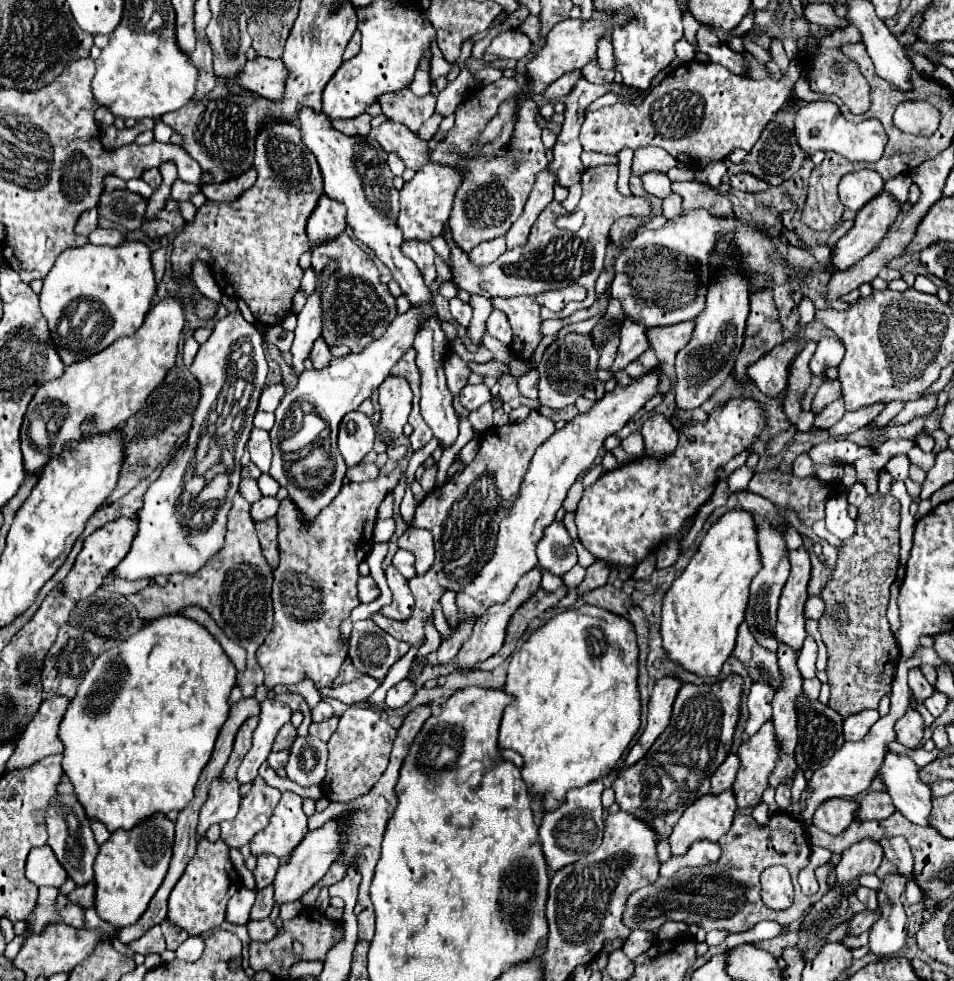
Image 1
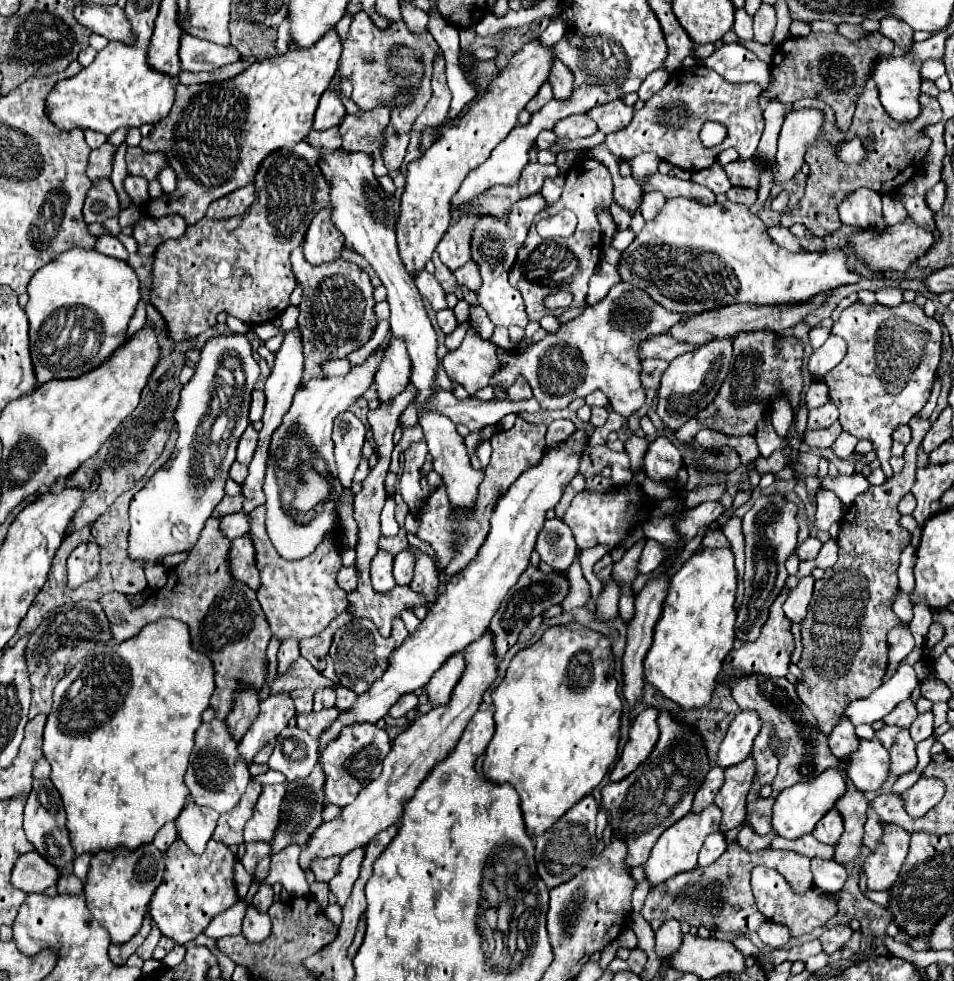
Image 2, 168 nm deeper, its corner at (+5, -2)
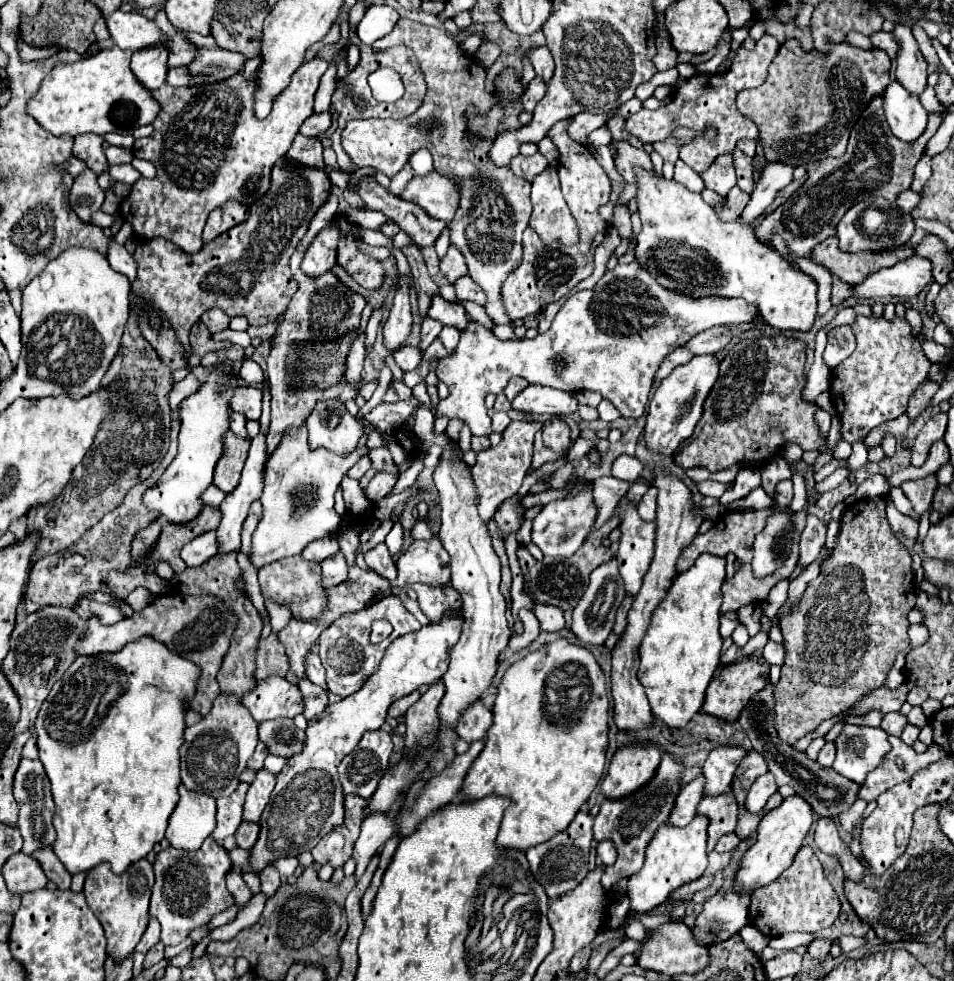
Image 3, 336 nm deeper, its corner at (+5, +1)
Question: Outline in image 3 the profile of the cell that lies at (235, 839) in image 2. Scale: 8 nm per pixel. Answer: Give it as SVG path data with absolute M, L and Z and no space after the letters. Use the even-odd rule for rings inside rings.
M238 784L238 788L230 796L222 796L216 800L218 812L216 812L216 830L212 832L212 838L222 844L224 838L232 836L240 822L242 822L242 806L244 806L244 794L248 790L248 784Z

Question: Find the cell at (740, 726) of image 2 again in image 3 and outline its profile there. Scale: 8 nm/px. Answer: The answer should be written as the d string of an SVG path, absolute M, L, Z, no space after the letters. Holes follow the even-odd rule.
M716 748L710 752L702 766L702 776L706 778L702 796L718 796L728 790L732 784L732 774L736 772L736 766L746 756L742 748Z

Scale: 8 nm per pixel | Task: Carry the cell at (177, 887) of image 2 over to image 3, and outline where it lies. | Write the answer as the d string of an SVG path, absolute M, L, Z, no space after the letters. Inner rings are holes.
M206 838L198 852L168 848L158 852L154 860L156 884L152 888L150 898L150 916L154 916L162 926L162 944L176 946L188 932L200 928L210 922L210 918L230 906L234 906L232 894L228 894L224 886L224 874L232 864L228 852L214 842L214 838Z

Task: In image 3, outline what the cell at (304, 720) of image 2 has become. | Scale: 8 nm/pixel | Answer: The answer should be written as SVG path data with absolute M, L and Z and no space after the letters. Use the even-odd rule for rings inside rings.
M306 676L300 678L298 686L300 686L302 696L304 696L304 716L308 720L312 720L314 716L322 714L324 708L328 706L328 692L324 688L312 684Z

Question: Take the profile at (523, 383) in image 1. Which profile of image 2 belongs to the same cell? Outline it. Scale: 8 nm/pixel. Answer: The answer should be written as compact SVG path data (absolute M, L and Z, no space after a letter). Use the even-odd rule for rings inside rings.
M518 377L518 379L514 381L514 385L508 389L508 397L514 399L514 401L530 399L530 397L532 397L532 389L530 389L528 381L524 381L524 377Z

